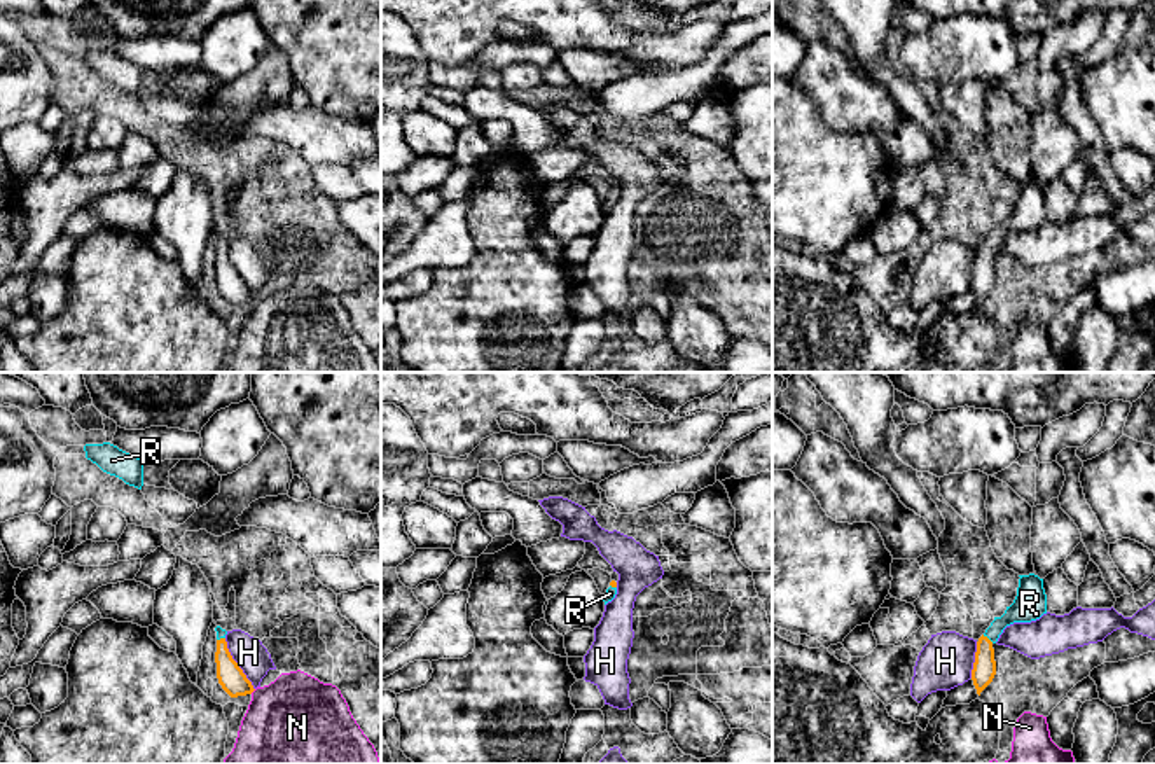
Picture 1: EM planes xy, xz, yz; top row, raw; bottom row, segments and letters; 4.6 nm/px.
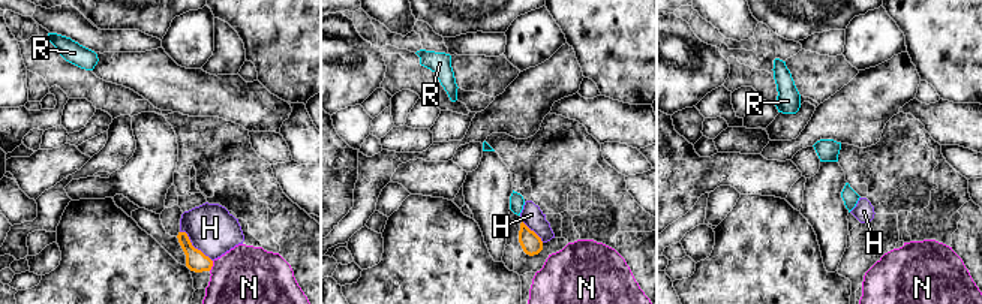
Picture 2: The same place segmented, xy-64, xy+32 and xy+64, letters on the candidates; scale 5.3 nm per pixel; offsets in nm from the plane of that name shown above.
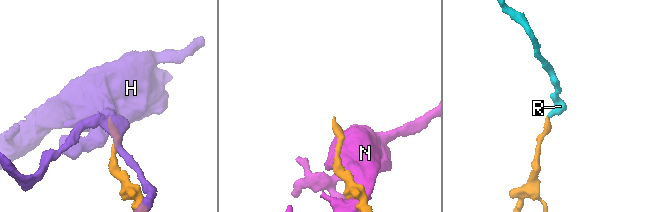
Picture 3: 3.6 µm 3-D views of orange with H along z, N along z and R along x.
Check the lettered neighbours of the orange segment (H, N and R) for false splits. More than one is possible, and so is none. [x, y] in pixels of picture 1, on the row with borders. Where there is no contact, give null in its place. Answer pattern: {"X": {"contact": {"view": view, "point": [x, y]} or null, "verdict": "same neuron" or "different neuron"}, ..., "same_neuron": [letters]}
{"H": {"contact": {"view": "xy", "point": [236, 665]}, "verdict": "different neuron"}, "N": {"contact": {"view": "xy", "point": [252, 691]}, "verdict": "different neuron"}, "R": {"contact": {"view": "yz", "point": [986, 637]}, "verdict": "same neuron"}, "same_neuron": ["R"]}

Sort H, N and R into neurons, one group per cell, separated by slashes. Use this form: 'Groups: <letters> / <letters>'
Groups: H / N / R

